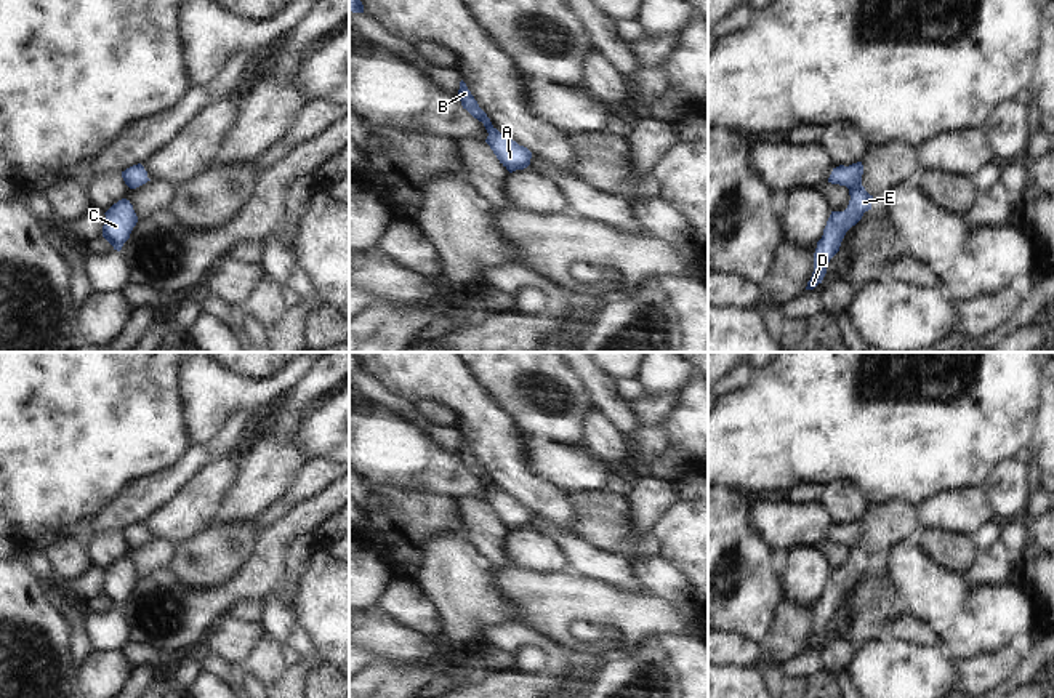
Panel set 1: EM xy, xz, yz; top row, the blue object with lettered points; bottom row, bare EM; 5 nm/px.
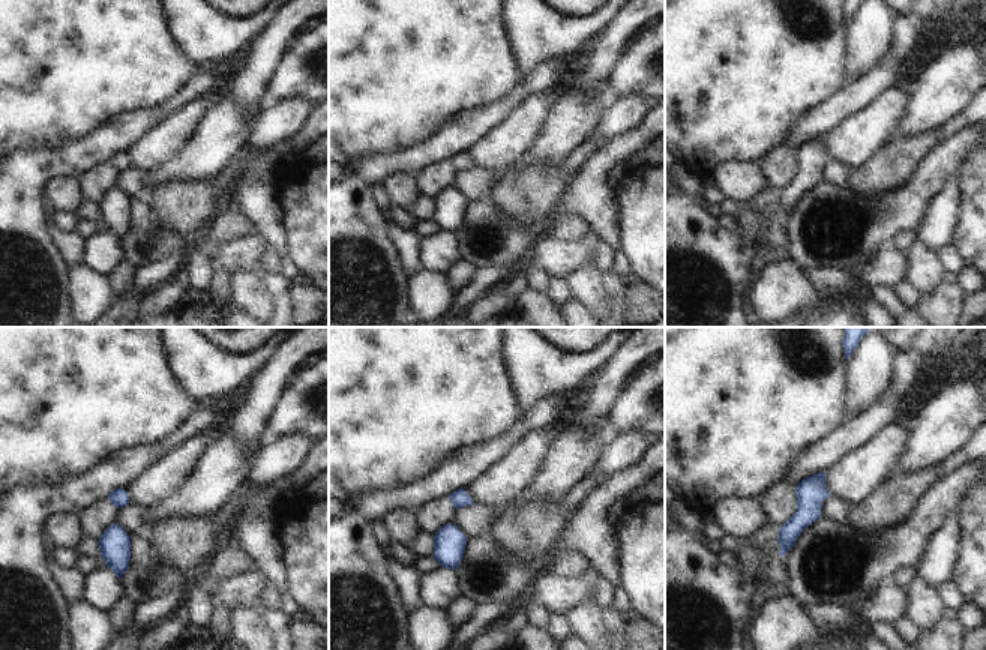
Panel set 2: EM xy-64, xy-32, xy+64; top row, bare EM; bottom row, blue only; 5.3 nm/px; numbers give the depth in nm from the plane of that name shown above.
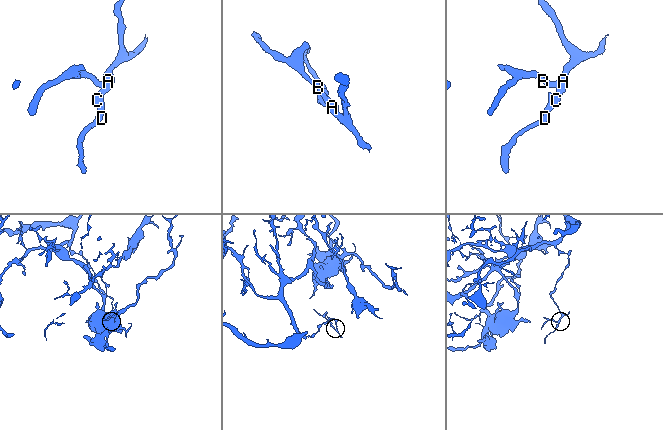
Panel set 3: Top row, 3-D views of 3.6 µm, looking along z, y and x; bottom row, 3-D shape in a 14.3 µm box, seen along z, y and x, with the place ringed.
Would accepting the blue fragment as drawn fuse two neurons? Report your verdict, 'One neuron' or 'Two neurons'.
One neuron

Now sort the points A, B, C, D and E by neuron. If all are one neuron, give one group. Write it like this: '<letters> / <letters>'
A B C D E

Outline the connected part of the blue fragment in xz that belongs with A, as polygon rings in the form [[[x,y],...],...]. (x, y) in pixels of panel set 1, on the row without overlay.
[[[460,440],[458,456],[463,467],[466,467],[474,477],[484,482],[489,495],[485,501],[490,504],[500,522],[509,530],[524,528],[530,524],[532,511],[519,504],[516,499],[509,498],[500,491],[487,475],[487,472],[479,466],[477,459],[468,448],[466,442]]]

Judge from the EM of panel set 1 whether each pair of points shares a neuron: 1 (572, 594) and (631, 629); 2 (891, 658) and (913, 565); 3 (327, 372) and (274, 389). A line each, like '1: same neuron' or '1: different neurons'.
1: same neuron
2: different neurons
3: different neurons

